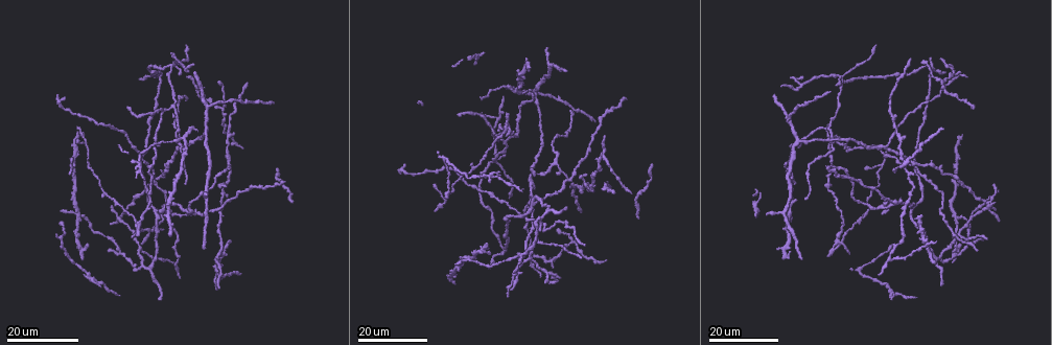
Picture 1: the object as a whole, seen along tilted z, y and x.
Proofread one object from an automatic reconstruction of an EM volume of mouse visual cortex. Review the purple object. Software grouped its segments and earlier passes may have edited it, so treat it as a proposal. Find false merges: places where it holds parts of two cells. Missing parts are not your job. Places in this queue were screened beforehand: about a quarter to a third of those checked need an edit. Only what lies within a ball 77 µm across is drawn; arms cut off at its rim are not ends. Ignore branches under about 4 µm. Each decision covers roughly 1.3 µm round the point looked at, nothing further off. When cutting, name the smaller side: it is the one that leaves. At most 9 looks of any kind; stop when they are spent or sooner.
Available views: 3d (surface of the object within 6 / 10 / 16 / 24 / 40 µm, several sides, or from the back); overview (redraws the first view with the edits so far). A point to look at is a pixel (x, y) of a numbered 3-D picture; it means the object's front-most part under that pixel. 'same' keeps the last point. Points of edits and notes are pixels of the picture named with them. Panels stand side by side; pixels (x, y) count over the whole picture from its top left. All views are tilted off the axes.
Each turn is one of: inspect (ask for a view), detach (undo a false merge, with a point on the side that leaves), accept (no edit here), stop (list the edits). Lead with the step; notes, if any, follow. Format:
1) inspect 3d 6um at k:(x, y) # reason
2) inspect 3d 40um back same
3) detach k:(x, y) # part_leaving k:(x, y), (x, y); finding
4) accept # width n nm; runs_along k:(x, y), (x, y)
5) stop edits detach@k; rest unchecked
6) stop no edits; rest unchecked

inspect 3d 24um at 1:(566, 179) # thin arm on a thick one

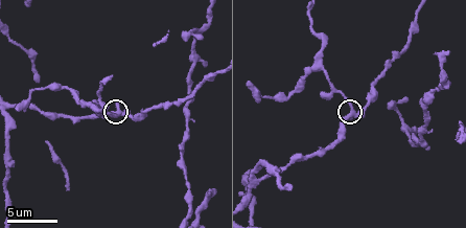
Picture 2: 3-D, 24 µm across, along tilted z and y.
inspect 3d 6um at 2:(352, 113) # zoom in

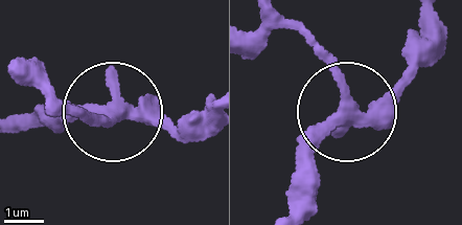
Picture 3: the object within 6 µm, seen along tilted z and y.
accept # width 310 nm; runs_along 3:(286, 207), (296, 170), (347, 102), (278, 16); all the same cell

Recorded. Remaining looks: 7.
inspect 3d 24um at 1:(517, 92) # three arms meet

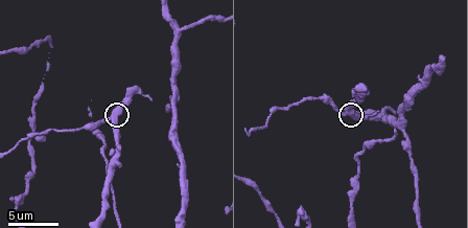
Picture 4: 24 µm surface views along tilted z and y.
inspect 3d 6um at 4:(109, 119) # zoom in

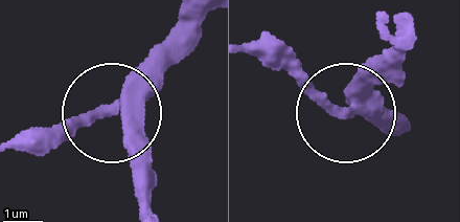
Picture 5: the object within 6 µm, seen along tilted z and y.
inspect 3d 6um back at 5:(347, 107)

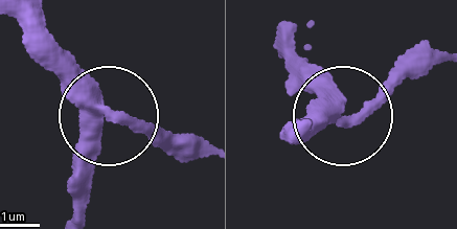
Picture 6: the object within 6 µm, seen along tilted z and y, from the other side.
detach 6:(151, 138) # arms 3; part_leaving 6:(112, 112), (204, 138); a second cell is stuck on

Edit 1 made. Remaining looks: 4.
inspect 3d 24um at 1:(534, 185)

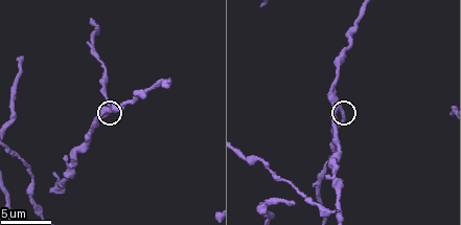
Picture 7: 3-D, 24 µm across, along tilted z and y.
inspect 3d 10um at 7:(344, 110) # closer look

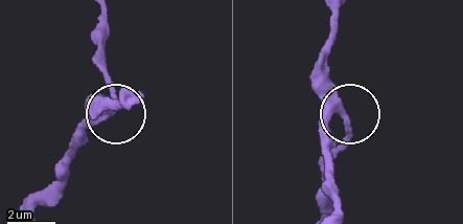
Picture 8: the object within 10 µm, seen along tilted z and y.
accept # one cell here

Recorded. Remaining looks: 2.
inspect 3d 24um at 1:(173, 67) # four or more arms meet

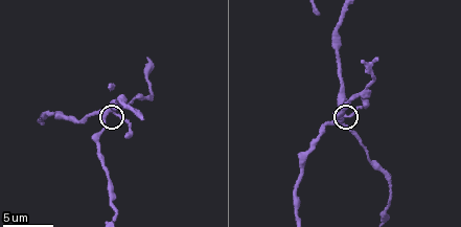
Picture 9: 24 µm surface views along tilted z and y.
inspect 3d 6um at 9:(104, 113) # closer look

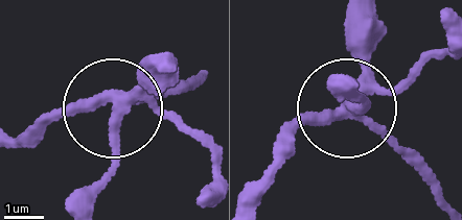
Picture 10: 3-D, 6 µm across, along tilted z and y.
accept # runs_along 10:(15, 139), (70, 114), (119, 106), (164, 65); one cell here

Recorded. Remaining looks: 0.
stop edits detach@6; rest unchecked

